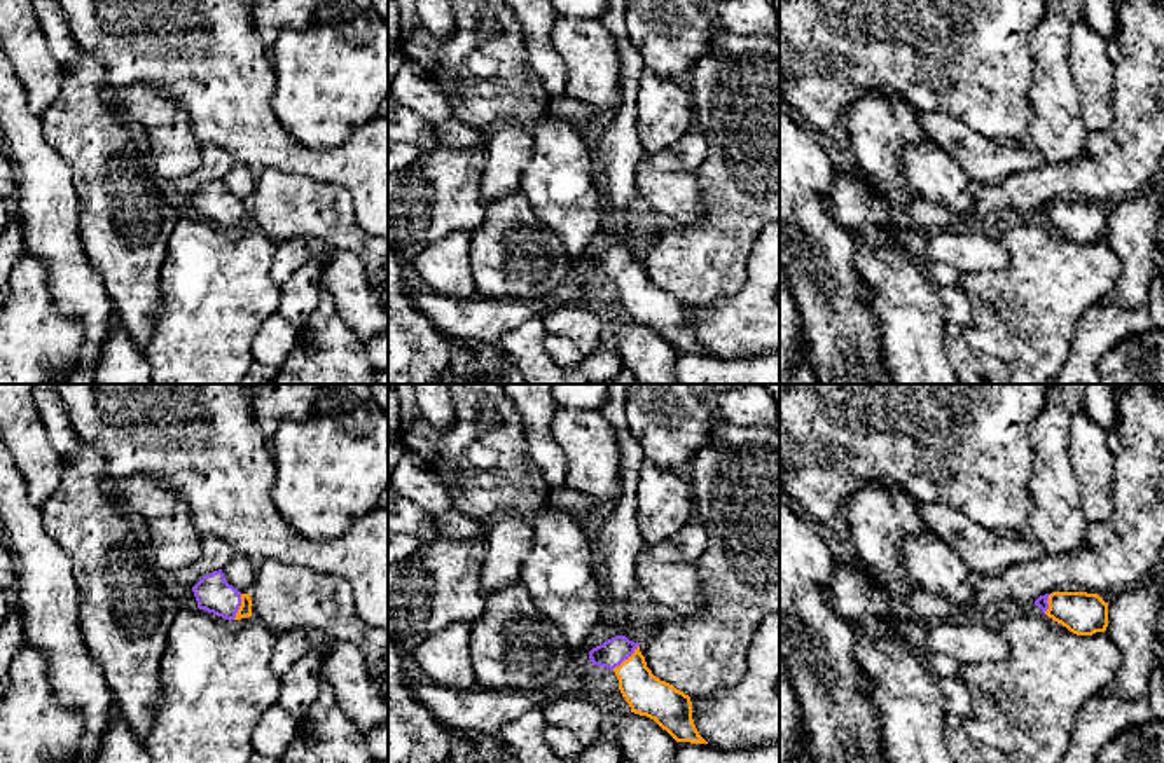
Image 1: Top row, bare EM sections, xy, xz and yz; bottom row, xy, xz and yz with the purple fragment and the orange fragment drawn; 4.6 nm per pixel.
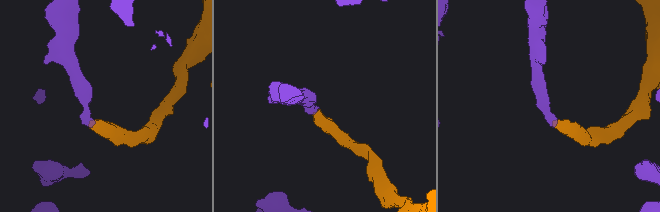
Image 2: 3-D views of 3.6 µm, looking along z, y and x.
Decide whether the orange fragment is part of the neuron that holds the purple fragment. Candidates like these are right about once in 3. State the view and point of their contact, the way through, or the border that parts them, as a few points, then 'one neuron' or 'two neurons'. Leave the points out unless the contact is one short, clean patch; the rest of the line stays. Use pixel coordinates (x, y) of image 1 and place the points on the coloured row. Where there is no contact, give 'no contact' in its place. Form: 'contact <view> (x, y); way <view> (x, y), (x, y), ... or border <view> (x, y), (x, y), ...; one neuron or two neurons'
contact xz (626, 659); way xz (614, 652), (626, 659), (638, 687), (647, 695); one neuron

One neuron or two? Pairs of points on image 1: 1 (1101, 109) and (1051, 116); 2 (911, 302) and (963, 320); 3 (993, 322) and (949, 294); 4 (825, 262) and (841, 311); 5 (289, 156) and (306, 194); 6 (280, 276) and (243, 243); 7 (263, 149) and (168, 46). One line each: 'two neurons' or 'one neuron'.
1: two neurons
2: two neurons
3: two neurons
4: one neuron
5: two neurons
6: two neurons
7: one neuron

